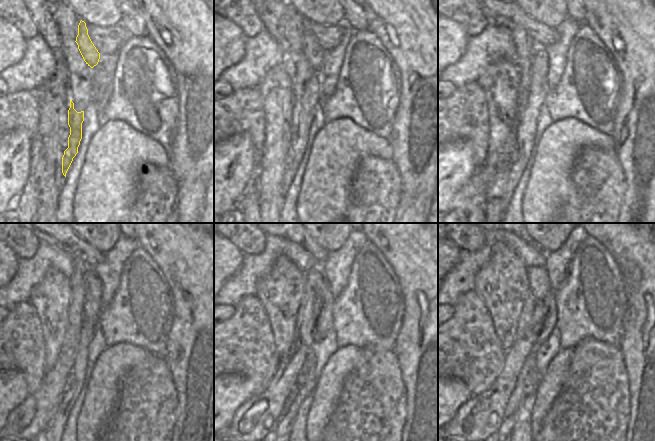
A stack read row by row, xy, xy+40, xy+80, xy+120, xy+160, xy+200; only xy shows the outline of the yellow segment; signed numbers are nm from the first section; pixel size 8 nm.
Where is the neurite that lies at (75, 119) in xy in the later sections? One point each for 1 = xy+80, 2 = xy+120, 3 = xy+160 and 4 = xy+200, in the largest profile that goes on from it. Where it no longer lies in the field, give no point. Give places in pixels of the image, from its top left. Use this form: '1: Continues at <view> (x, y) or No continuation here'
1: Continues at xy+80 (529, 102)
2: Continues at xy+120 (92, 285)
3: Continues at xy+160 (299, 393)
4: Continues at xy+200 (508, 423).

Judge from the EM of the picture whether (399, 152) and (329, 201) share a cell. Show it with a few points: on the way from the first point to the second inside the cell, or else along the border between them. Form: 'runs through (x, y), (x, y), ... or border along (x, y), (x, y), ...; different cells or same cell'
border along (388, 141), (391, 147), (392, 159); different cells

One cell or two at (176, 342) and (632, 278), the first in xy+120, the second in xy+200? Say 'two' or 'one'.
two

